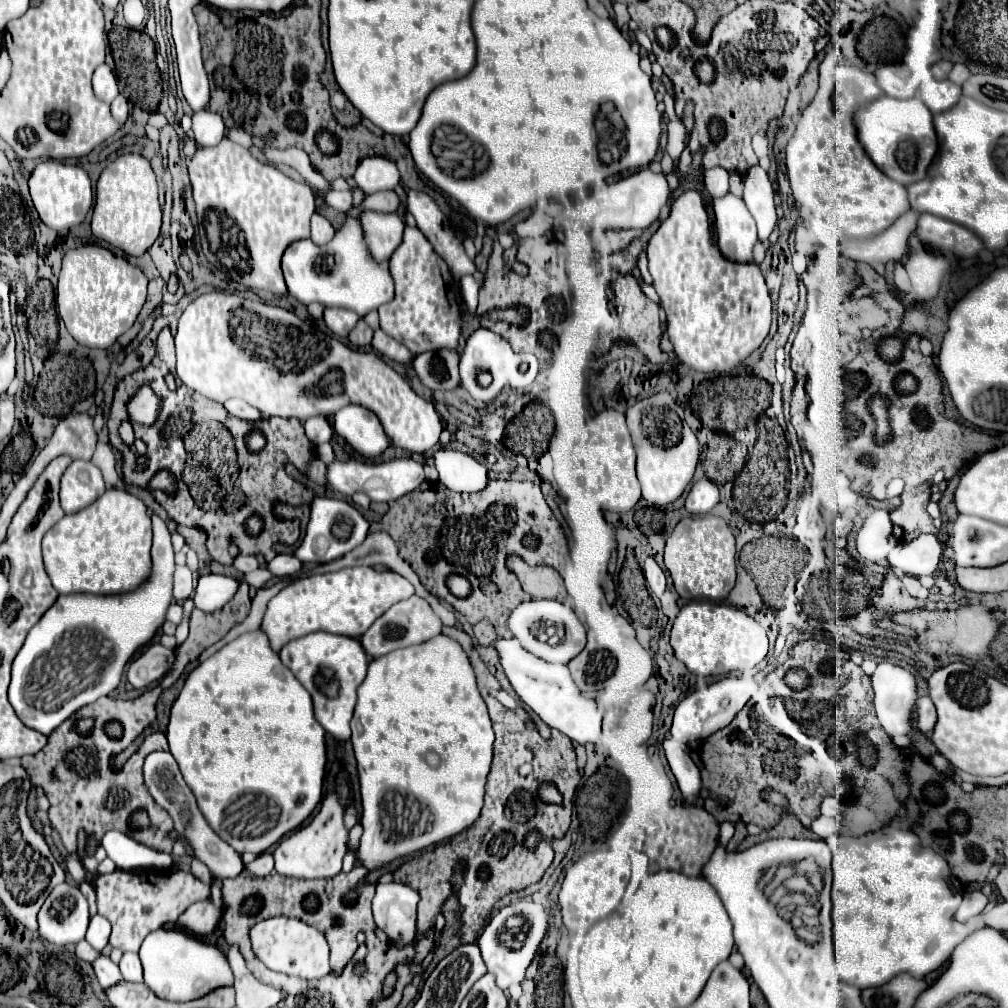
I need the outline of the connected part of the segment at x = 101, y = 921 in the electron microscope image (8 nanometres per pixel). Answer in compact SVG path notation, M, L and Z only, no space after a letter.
M95 914L91 916L91 924L89 924L89 930L87 930L87 942L95 948L95 950L103 950L109 942L109 934L111 934L111 924L107 918Z

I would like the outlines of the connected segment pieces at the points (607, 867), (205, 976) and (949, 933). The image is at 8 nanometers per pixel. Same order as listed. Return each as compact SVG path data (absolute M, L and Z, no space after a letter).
M599 850L599 852L583 854L567 870L561 892L559 892L563 924L567 926L567 930L571 934L585 934L595 924L595 920L599 922L605 916L609 916L619 906L625 886L629 882L629 876L631 876L631 862L625 852Z
M161 928L151 932L139 950L139 958L145 972L145 984L155 992L155 996L169 1002L191 1002L217 988L233 986L233 972L227 956L215 944L199 942L179 930Z
M885 826L877 832L851 838L833 834L827 838L833 852L833 942L835 964L841 980L857 988L871 988L907 972L915 978L943 966L953 948L969 934L965 924L955 920L961 894L949 884L949 864L933 848L923 846L911 830Z

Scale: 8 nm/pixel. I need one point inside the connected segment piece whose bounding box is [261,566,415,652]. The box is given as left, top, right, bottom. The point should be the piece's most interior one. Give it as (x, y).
(347, 602)

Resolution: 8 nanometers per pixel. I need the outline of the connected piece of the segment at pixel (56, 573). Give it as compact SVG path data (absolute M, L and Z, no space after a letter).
M107 490L101 498L97 498L91 506L79 510L79 512L73 512L73 514L65 514L43 538L43 562L45 562L45 570L53 582L53 588L59 592L59 594L97 594L97 596L111 596L111 594L127 594L127 592L133 592L137 590L143 582L149 580L151 576L151 518L147 516L147 506L135 498L133 494L129 492L121 492L121 490Z

